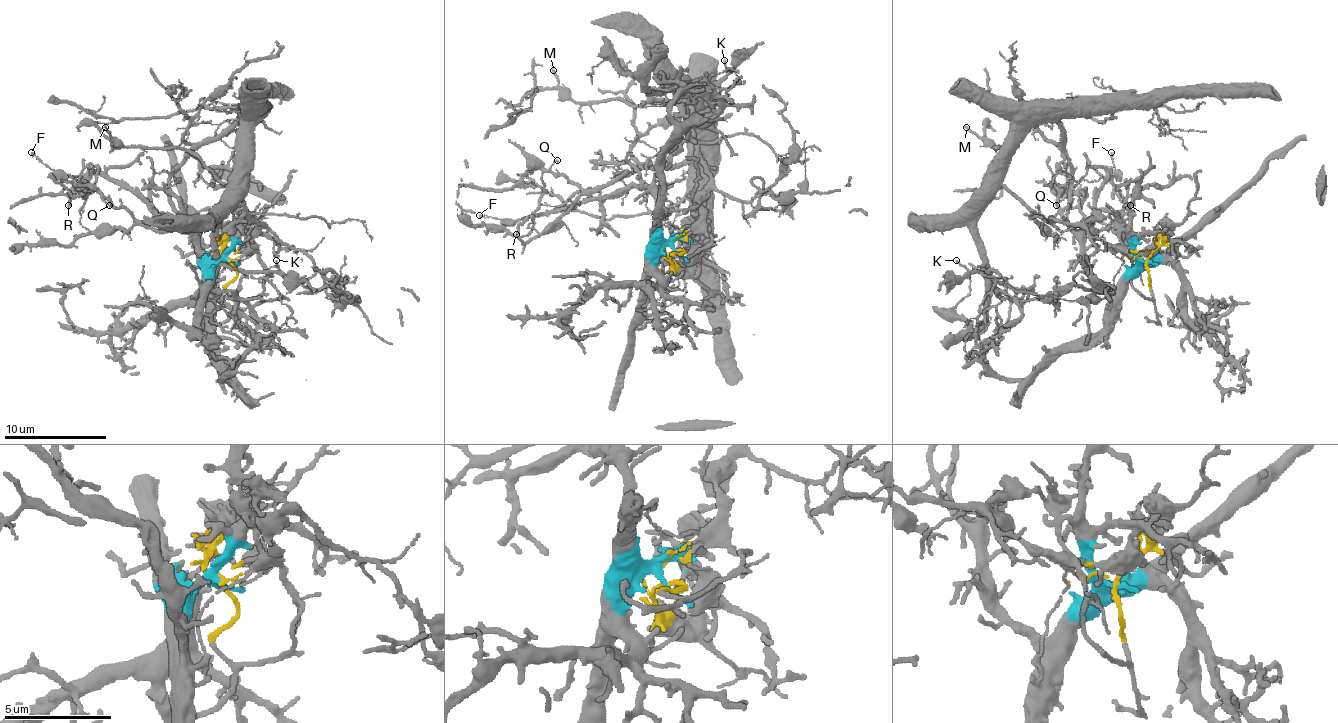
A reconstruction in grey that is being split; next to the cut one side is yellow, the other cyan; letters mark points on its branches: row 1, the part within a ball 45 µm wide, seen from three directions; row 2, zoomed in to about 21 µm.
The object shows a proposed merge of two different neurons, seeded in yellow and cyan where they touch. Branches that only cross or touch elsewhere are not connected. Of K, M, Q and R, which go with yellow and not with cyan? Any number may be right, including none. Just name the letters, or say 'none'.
K, M, Q

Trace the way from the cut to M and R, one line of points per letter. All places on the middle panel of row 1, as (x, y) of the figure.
M: (676, 252), (671, 244), (699, 218), (699, 195), (709, 185), (691, 110), (684, 103), (576, 103), (553, 69)
R: (676, 252), (663, 239), (658, 208), (645, 187), (617, 190), (548, 213), (530, 216), (517, 234)

